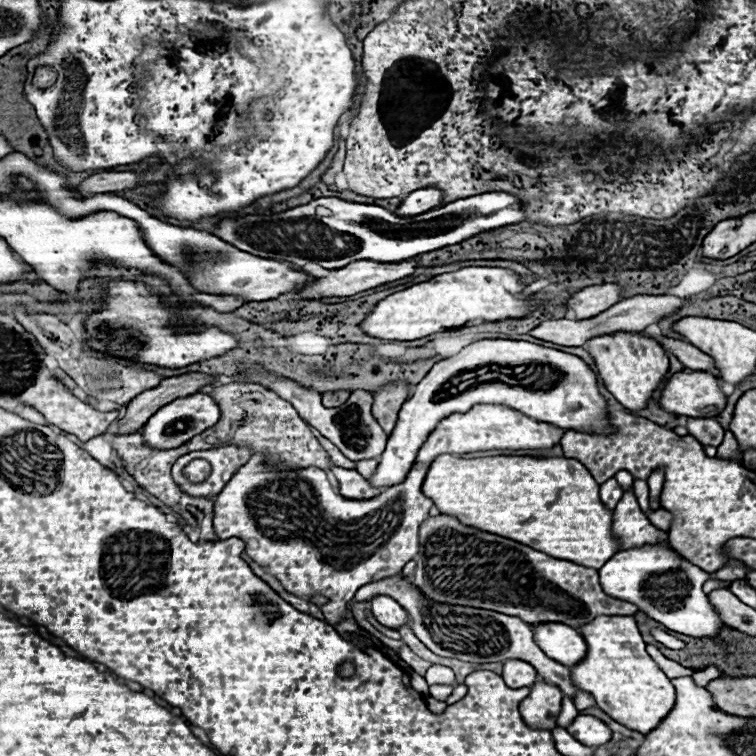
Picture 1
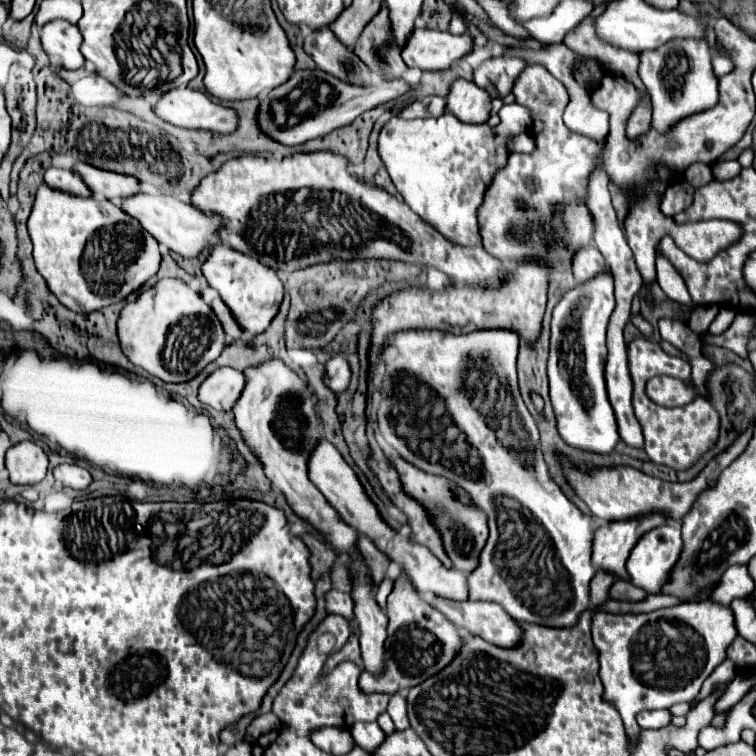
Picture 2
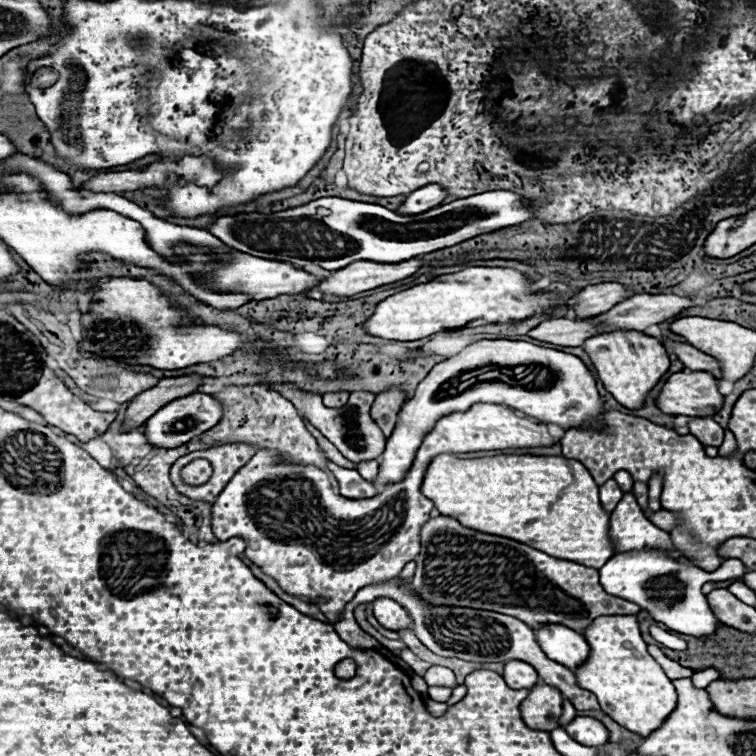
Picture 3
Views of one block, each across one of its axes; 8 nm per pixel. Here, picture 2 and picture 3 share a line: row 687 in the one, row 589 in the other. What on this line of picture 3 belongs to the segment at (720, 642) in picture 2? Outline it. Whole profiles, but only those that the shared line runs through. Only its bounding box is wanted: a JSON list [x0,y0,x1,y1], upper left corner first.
[600,550,746,638]

